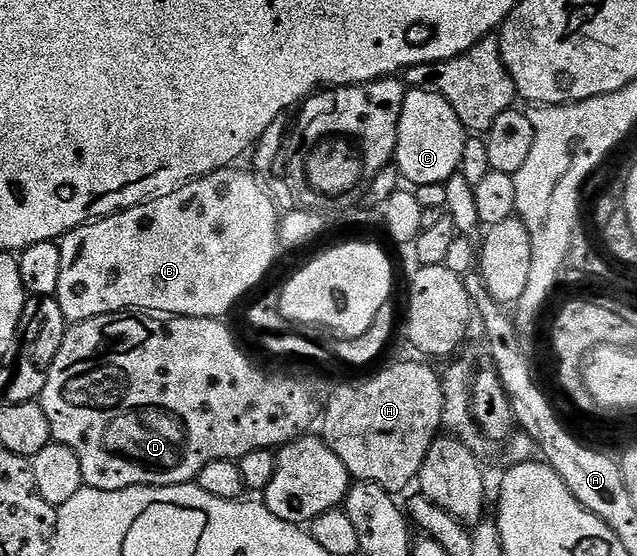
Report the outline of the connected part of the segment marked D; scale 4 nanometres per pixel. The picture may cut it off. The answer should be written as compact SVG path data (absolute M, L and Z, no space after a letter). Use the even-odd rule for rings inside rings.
M126 310L124 312L108 312L102 316L92 316L90 320L82 320L74 323L72 327L66 331L63 338L63 346L59 346L59 354L55 354L55 362L51 362L51 370L47 374L47 386L43 386L39 403L43 414L47 414L47 422L53 431L53 440L59 444L65 444L71 450L75 450L75 454L79 458L79 466L83 470L83 478L85 484L91 488L99 490L123 490L124 488L134 488L140 484L188 484L196 481L197 475L203 470L203 466L207 466L207 462L212 460L236 460L240 461L242 456L251 454L251 450L270 450L280 449L282 446L291 443L293 440L300 440L302 436L310 431L309 427L314 427L313 399L312 393L308 392L313 386L308 379L302 378L300 375L286 374L281 380L277 380L272 374L271 377L263 376L249 361L245 360L238 352L234 345L237 341L231 341L229 335L234 331L230 325L225 325L224 319L212 320L211 318L191 318L190 316L166 316L161 314L150 314L144 310Z

